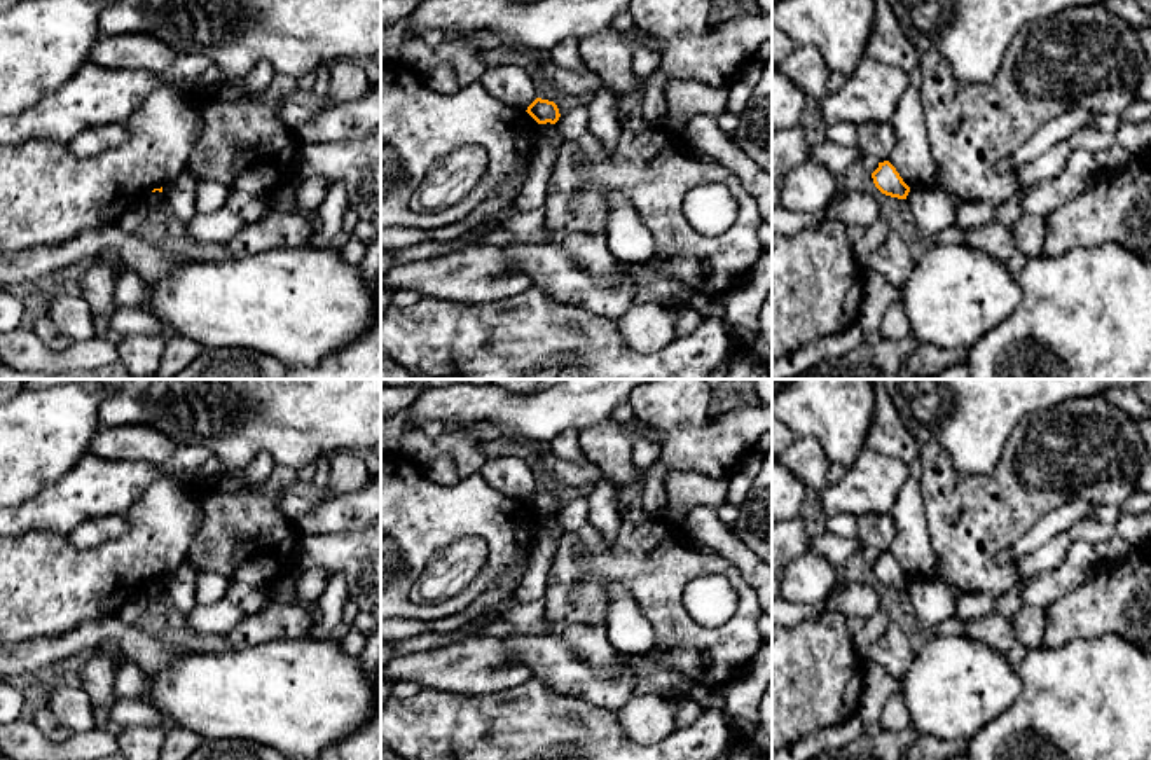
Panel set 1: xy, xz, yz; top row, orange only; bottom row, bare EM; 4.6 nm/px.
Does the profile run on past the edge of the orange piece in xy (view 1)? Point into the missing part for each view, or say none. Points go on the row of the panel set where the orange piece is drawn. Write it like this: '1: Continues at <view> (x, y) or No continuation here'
1: No continuation here

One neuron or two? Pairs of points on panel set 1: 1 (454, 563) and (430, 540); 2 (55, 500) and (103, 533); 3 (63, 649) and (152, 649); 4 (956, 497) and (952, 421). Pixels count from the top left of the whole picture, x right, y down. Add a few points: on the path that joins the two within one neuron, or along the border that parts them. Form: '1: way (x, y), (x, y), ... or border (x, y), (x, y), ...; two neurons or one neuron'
1: border (481, 537), (453, 540), (430, 559), (416, 582); two neurons
2: border (123, 514), (86, 519), (67, 535); two neurons
3: way (86, 636), (124, 633), (130, 638); one neuron
4: border (923, 444), (938, 444), (959, 472), (996, 467); two neurons

